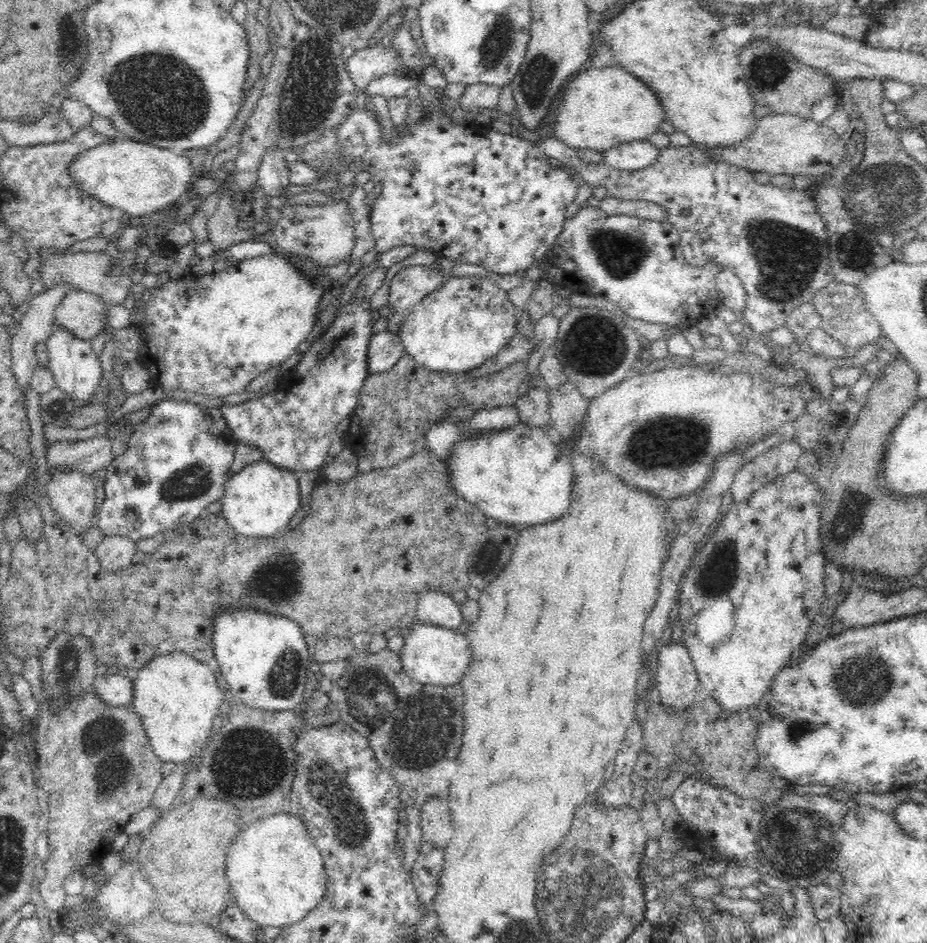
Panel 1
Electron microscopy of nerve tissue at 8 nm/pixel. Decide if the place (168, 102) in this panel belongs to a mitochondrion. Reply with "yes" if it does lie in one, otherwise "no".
yes

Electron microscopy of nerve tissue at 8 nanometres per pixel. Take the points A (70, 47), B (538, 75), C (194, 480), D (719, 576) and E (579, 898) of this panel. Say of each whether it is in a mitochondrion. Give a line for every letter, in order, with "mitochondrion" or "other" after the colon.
A: mitochondrion
B: mitochondrion
C: mitochondrion
D: mitochondrion
E: mitochondrion

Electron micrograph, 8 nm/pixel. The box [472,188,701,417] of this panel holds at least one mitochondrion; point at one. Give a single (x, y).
(597, 341)

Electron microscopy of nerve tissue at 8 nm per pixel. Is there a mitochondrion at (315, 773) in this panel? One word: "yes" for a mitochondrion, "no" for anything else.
yes

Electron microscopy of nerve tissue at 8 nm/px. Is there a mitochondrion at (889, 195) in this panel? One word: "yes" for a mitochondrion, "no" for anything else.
yes

